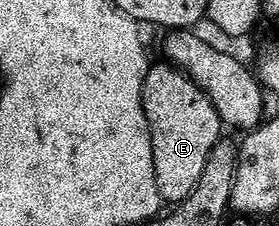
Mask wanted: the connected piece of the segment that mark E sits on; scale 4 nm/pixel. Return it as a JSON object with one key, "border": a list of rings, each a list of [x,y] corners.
{"border":[[[168,62],[150,66],[143,85],[143,101],[155,153],[155,181],[162,200],[179,205],[201,183],[211,149],[223,138],[223,124],[215,105],[185,72]]]}

